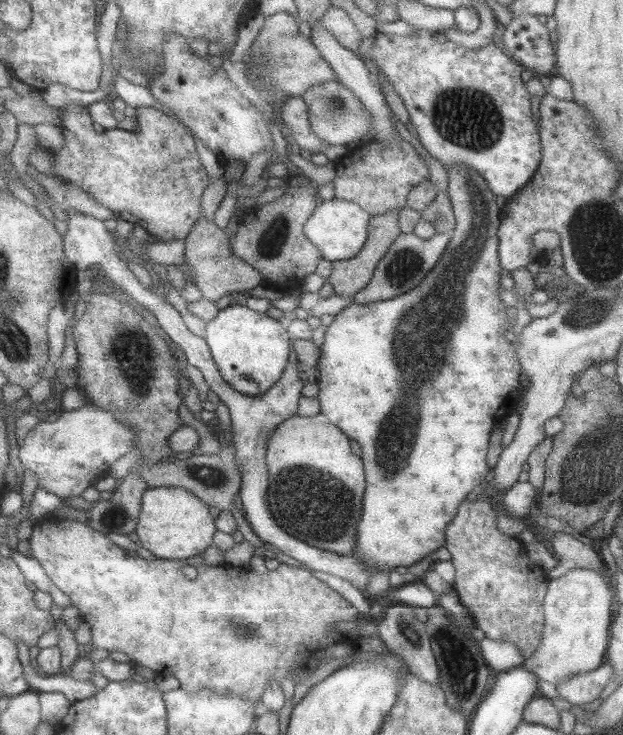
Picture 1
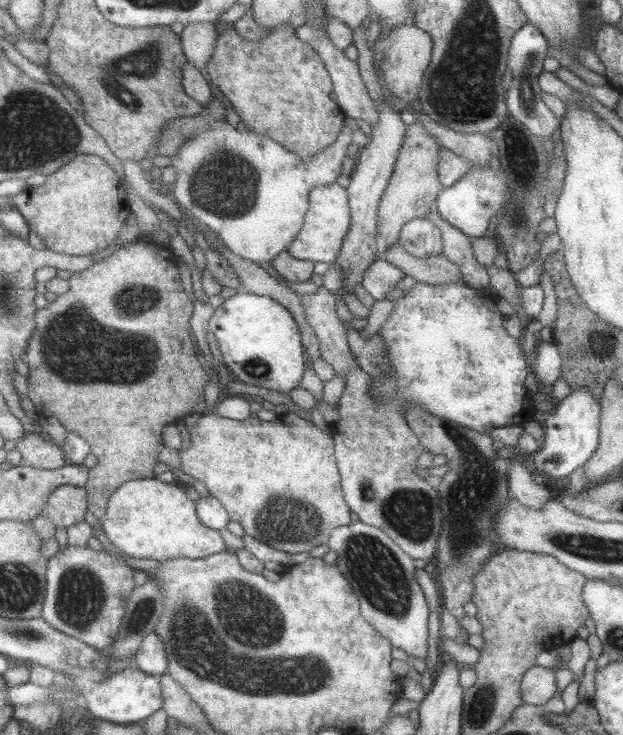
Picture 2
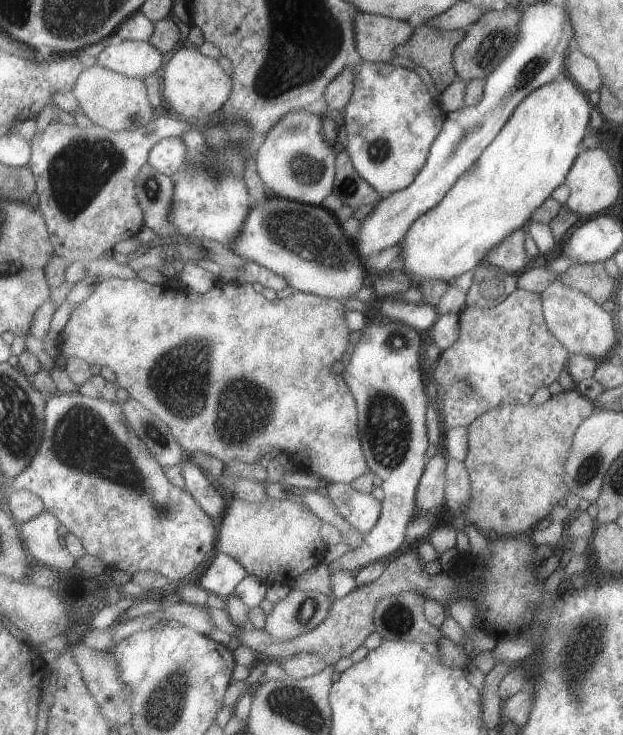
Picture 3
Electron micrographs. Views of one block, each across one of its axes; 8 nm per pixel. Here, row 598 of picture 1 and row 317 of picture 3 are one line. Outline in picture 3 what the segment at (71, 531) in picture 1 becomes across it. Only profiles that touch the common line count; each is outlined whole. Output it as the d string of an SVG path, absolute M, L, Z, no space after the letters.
M118 277L104 278L97 291L81 304L64 331L62 346L64 356L80 357L90 364L108 366L118 376L117 383L124 387L130 396L139 400L155 415L163 418L172 428L176 438L188 450L189 455L204 451L224 460L230 468L239 467L248 469L258 463L264 463L264 456L278 448L287 453L298 469L313 471L325 483L351 483L372 471L363 445L363 436L360 430L360 416L358 416L358 402L356 396L346 382L342 374L334 372L336 362L348 360L348 348L350 348L350 336L352 330L346 320L345 301L334 297L325 297L306 291L294 292L293 296L286 299L268 300L264 294L254 288L254 284L242 284L230 279L216 285L206 294L198 291L189 291L186 287L175 284L150 284L139 277L124 279Z

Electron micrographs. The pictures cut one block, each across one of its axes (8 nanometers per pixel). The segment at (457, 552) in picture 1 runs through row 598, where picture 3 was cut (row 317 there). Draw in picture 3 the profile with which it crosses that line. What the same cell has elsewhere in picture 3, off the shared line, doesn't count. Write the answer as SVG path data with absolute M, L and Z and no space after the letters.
M515 288L506 297L506 300L503 300L496 306L482 309L465 307L465 309L459 314L459 325L461 326L461 329L456 342L452 346L449 346L446 350L441 351L435 370L435 377L437 378L436 385L439 389L439 396L437 400L441 412L441 421L443 422L442 427L444 430L468 426L486 411L491 411L494 407L499 407L500 405L527 405L530 403L530 400L532 400L532 396L534 396L534 392L536 392L538 388L550 386L550 384L552 384L552 382L557 380L558 376L560 376L560 372L567 368L567 362L571 355L570 351L552 334L552 332L550 332L543 315L542 297L537 292L530 292L526 289Z

